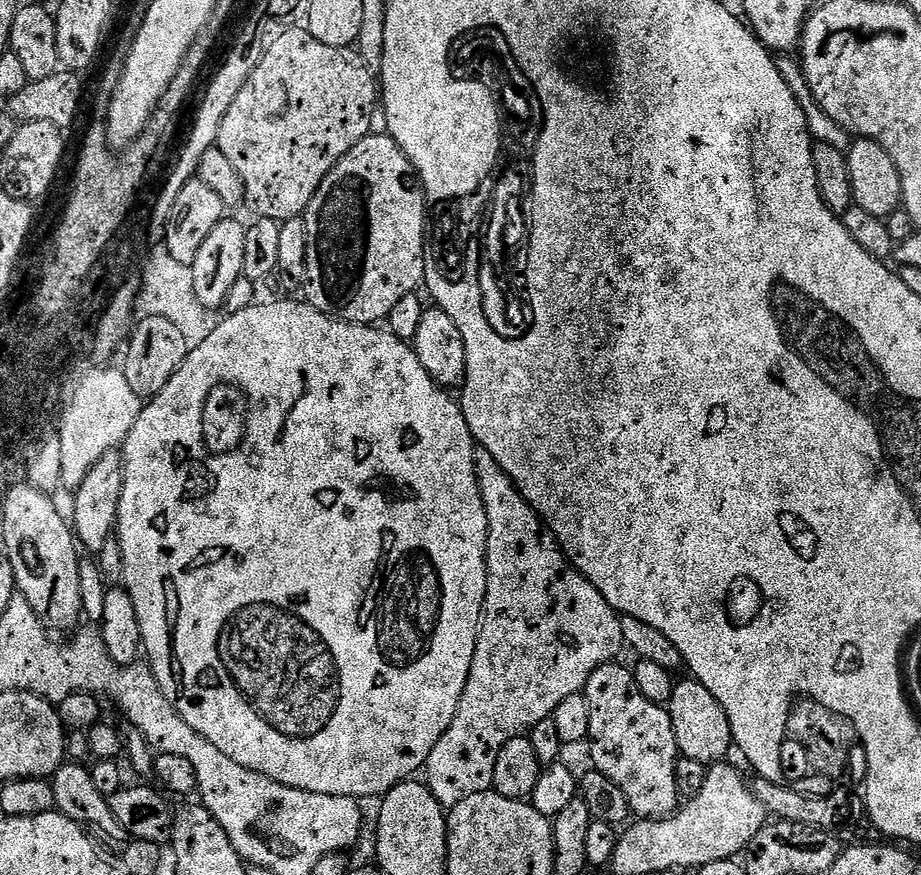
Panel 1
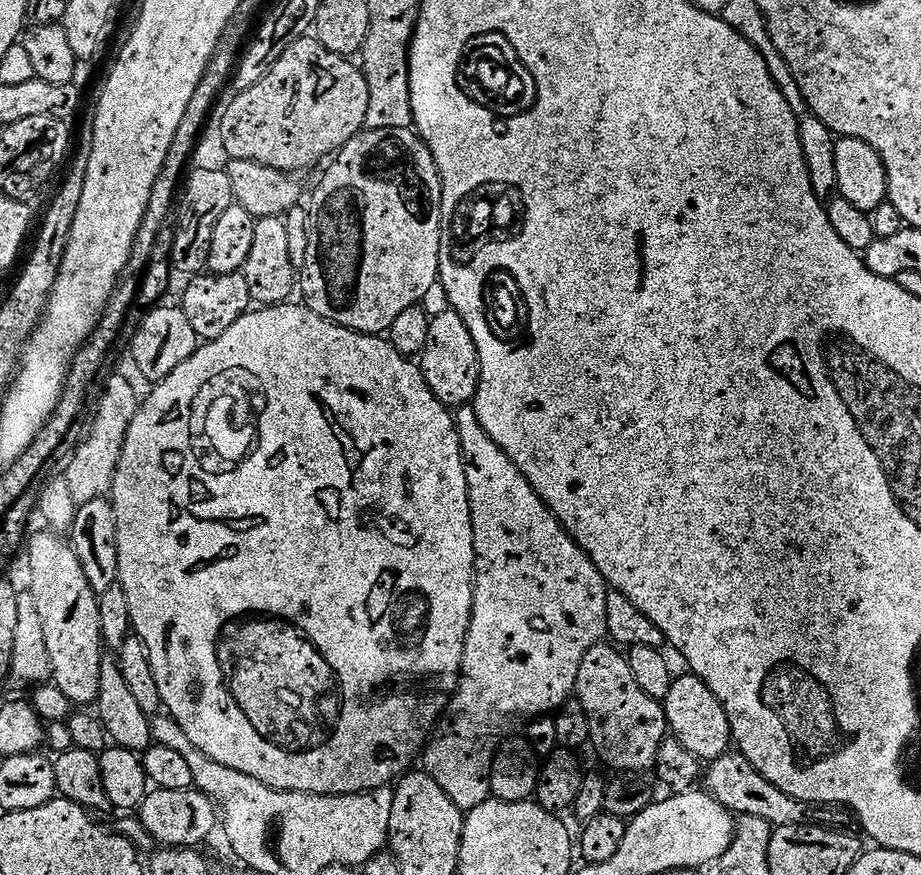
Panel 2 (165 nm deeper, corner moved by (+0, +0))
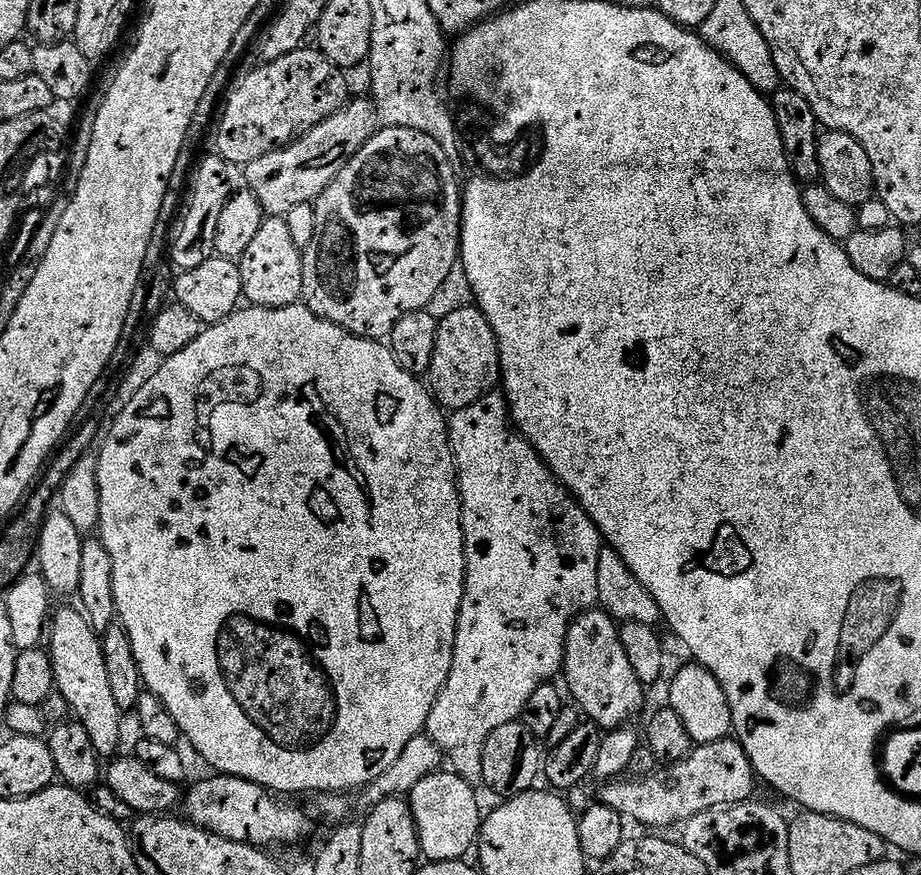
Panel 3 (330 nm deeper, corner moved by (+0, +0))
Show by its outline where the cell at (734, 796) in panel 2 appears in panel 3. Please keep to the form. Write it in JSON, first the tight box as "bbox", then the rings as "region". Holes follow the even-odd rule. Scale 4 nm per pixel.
{"bbox":[599,738,758,830],"region":[[[735,738],[693,747],[687,759],[665,768],[665,772],[648,776],[645,780],[625,779],[623,782],[605,783],[601,787],[604,789],[600,792],[599,803],[616,811],[625,821],[645,824],[648,830],[660,830],[656,828],[683,825],[690,818],[709,812],[711,808],[747,804],[753,799],[752,791],[758,785],[750,758]]]}

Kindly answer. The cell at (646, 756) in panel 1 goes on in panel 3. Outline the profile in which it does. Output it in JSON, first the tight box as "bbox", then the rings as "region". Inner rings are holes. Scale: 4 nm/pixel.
{"bbox":[563,610,646,730],"region":[[[603,610],[585,612],[577,619],[568,631],[568,648],[564,652],[563,679],[568,679],[568,688],[580,708],[603,730],[617,730],[629,723],[631,716],[636,716],[644,708],[644,692],[646,685],[634,674],[634,666],[630,666],[630,658],[626,658],[626,650],[620,641],[620,628],[611,616]]]}

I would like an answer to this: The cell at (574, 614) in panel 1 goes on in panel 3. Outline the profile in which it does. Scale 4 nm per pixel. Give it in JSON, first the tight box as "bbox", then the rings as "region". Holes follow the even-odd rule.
{"bbox":[426,394,602,786],"region":[[[489,394],[484,399],[479,400],[477,404],[471,404],[468,408],[457,408],[451,413],[450,419],[448,420],[448,439],[452,441],[452,455],[456,457],[456,470],[458,473],[458,483],[460,486],[460,503],[464,510],[464,553],[468,559],[468,577],[464,579],[464,601],[460,607],[460,621],[456,627],[456,649],[454,650],[454,658],[452,659],[452,670],[448,675],[447,682],[444,683],[444,689],[440,692],[440,698],[437,704],[432,707],[432,713],[428,719],[428,726],[426,734],[435,744],[440,747],[441,753],[446,757],[450,763],[451,771],[455,772],[457,776],[463,778],[463,780],[470,785],[480,786],[484,784],[484,751],[488,745],[488,739],[490,734],[494,734],[494,730],[498,730],[502,726],[506,726],[511,720],[520,720],[525,715],[526,709],[529,707],[531,702],[531,696],[535,694],[540,687],[547,685],[549,682],[555,681],[555,676],[561,675],[564,667],[564,652],[568,648],[568,631],[573,624],[576,623],[577,619],[584,615],[585,612],[593,611],[599,605],[600,594],[598,586],[598,566],[600,562],[600,550],[602,547],[602,537],[600,531],[596,529],[596,523],[592,521],[586,514],[586,510],[578,503],[575,498],[572,497],[572,493],[556,479],[556,475],[548,468],[547,464],[544,463],[543,458],[536,452],[536,448],[532,445],[531,441],[527,439],[521,433],[516,425],[512,421],[510,415],[510,409],[508,407],[507,399],[503,395],[496,396],[497,394]]]}

